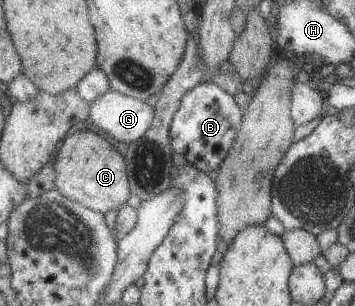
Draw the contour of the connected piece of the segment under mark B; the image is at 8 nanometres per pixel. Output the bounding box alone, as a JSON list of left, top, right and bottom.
[171,80,244,174]

